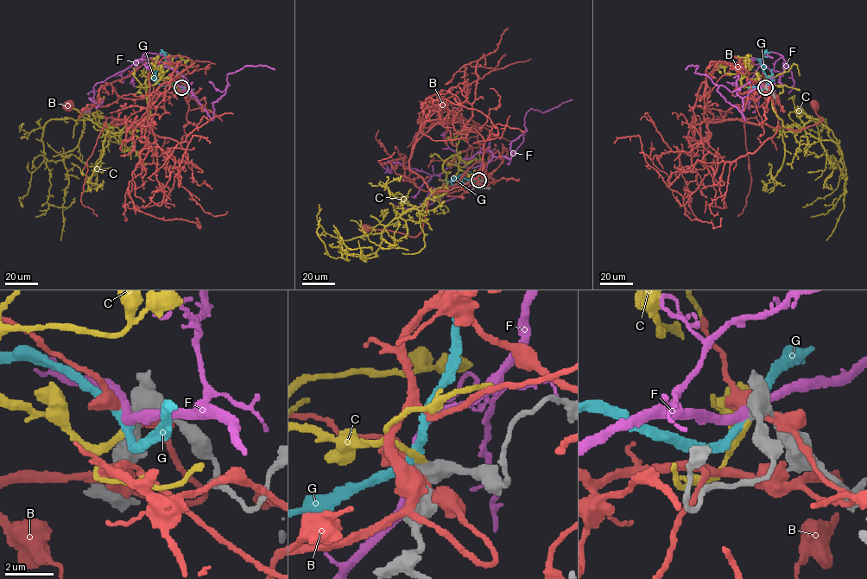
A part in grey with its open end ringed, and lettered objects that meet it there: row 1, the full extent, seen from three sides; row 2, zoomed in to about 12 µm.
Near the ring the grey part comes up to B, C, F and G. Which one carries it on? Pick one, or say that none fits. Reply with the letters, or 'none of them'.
C

